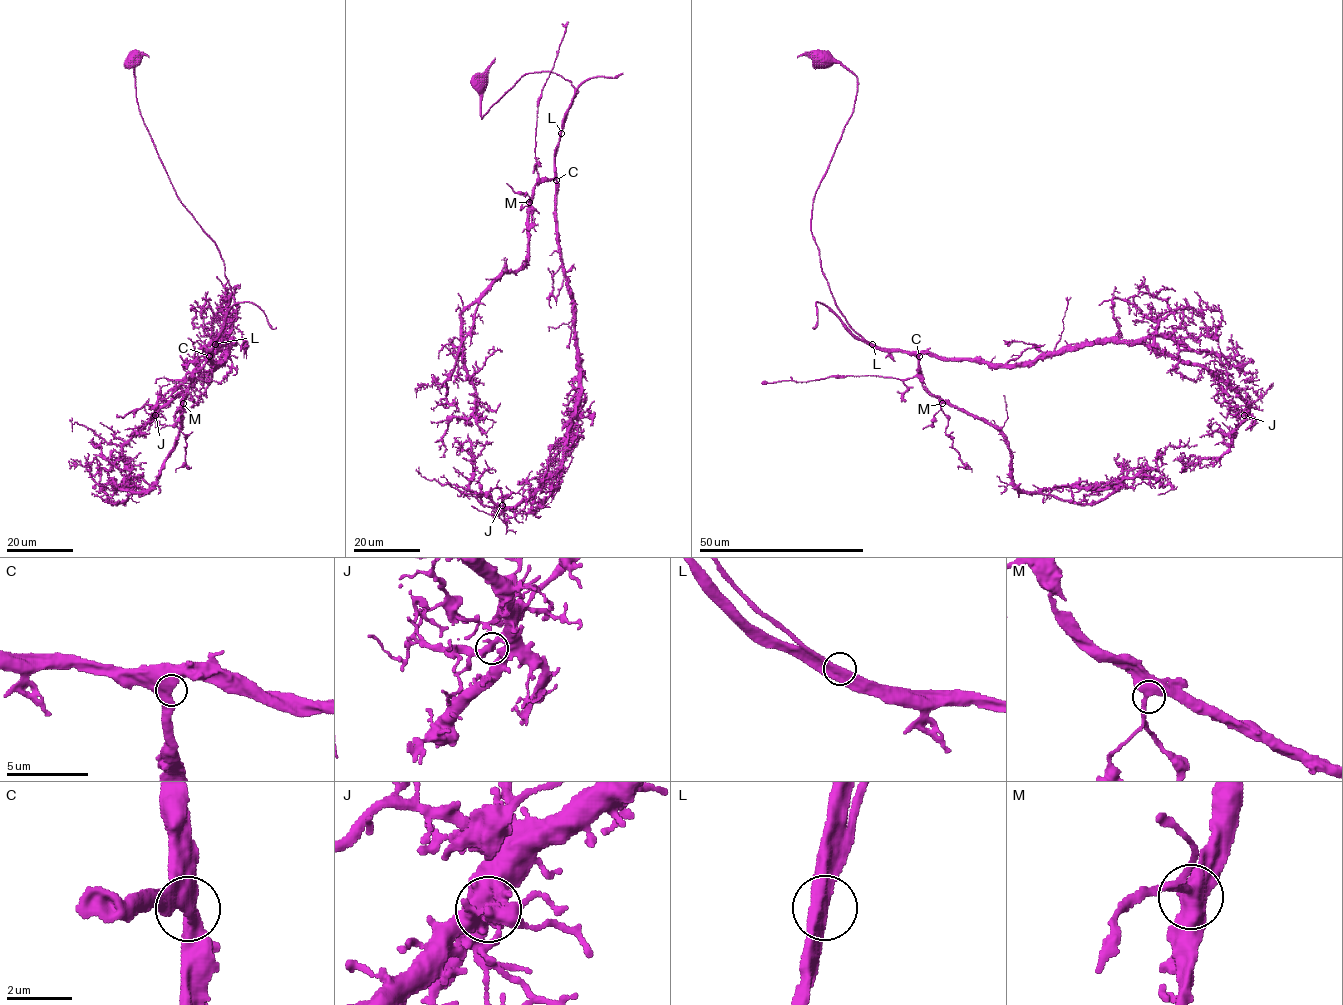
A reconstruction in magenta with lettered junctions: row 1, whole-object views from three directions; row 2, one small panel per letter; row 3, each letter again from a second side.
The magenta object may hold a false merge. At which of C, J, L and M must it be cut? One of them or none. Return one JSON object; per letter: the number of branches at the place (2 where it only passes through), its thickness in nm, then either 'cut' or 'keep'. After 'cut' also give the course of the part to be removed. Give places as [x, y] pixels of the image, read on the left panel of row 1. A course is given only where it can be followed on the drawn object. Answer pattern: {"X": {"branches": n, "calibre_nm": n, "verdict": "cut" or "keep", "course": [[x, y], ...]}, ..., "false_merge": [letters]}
{"C": {"branches": 2, "calibre_nm": 440, "verdict": "keep"}, "J": {"branches": 2, "calibre_nm": 380, "verdict": "keep"}, "L": {"branches": 2, "calibre_nm": 480, "verdict": "keep"}, "M": {"branches": 2, "calibre_nm": 500, "verdict": "keep"}, "false_merge": []}

